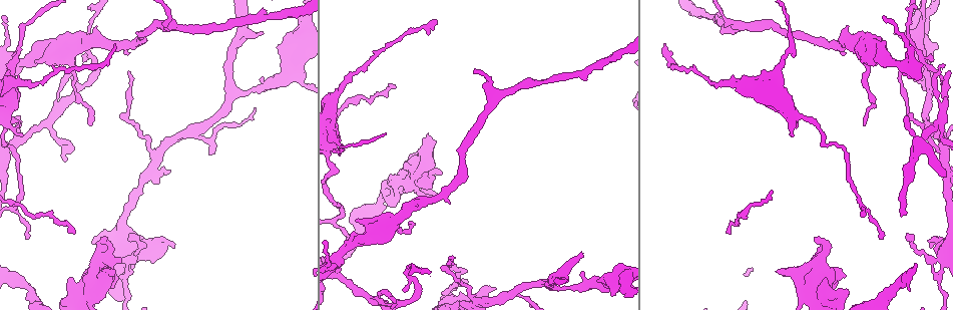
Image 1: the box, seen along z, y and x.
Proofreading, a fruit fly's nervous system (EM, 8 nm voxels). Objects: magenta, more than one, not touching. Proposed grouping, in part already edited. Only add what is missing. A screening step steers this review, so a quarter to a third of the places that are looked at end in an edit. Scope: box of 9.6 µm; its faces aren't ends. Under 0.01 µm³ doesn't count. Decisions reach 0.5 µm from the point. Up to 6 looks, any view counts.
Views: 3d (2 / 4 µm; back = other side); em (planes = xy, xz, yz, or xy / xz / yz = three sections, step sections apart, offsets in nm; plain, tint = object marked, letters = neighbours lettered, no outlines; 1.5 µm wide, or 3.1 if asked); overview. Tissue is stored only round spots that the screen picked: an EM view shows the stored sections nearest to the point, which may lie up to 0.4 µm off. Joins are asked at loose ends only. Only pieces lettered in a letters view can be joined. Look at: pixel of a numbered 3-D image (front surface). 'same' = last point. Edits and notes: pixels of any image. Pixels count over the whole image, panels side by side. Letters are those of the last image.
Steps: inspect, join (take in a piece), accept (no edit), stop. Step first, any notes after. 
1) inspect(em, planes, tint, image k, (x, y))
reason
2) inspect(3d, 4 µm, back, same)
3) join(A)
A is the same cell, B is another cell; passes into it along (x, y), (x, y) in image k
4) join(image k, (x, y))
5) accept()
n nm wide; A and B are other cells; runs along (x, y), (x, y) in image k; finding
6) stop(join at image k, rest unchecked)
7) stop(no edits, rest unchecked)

inspect(em, xy, step 8, letters, image 1, (449, 259))
long arm stops here

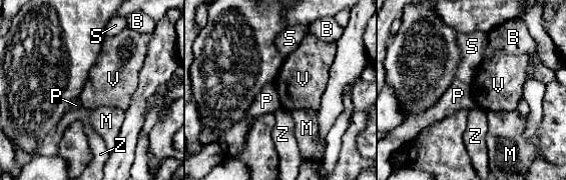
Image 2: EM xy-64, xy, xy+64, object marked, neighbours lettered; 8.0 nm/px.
inspect(em, planes, letters, same)
cut it another way

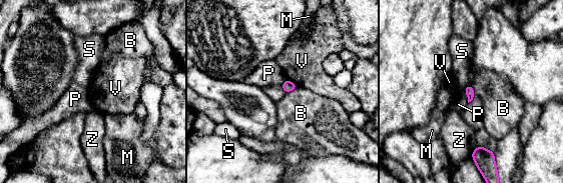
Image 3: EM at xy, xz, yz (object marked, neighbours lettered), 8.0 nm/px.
accept()
70 nm wide; B, M, P, S, V and Z are other cells; border along (298, 87), (286, 93) in image 3; no lettered piece goes on from it

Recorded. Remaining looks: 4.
inspect(3d, 2 µm, image 1, (863, 123))
branch stops here

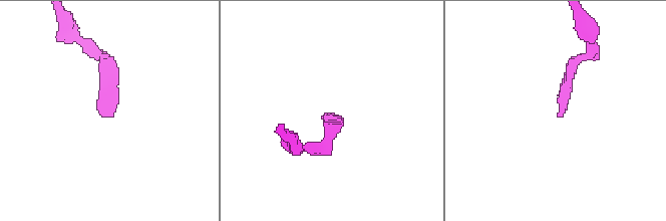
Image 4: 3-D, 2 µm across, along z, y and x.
inspect(em, planes, tint, image 4, (557, 116))
shape alone is not enough

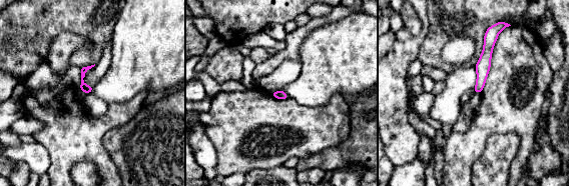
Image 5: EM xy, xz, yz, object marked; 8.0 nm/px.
inspect(em, planes, letters, same)

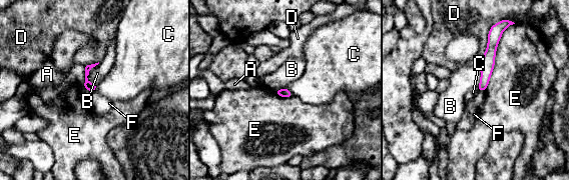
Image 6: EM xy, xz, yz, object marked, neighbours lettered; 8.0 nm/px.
accept()
A, B, C, D, E and F are other cells; runs along (493, 31), (485, 79), (480, 88) in image 6; none of them fits

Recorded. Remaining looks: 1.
inspect(em, planes, letters, image 1, (778, 269))
thick end

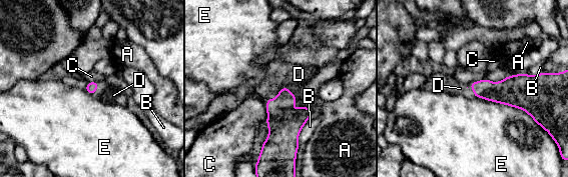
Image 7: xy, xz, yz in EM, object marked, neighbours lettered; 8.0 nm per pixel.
join(D)
D is the same cell, A, B, C and E are other cells; passes into it along (504, 92), (473, 90), (460, 88) in image 7; the neuron continues

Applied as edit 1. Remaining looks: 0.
stop(join at image 7, rest unchecked)

